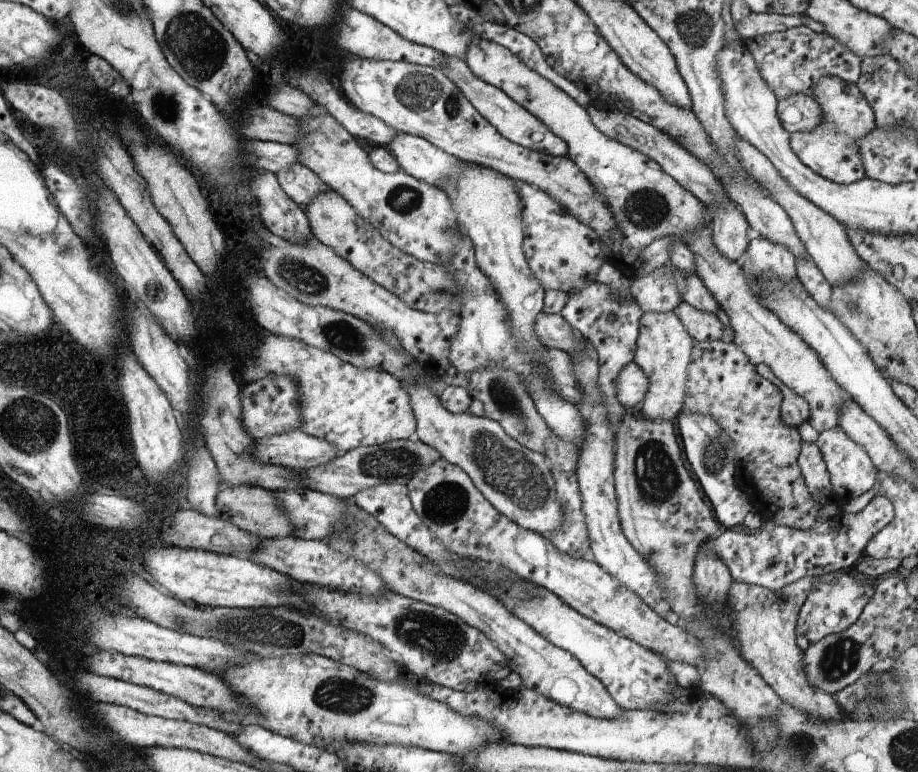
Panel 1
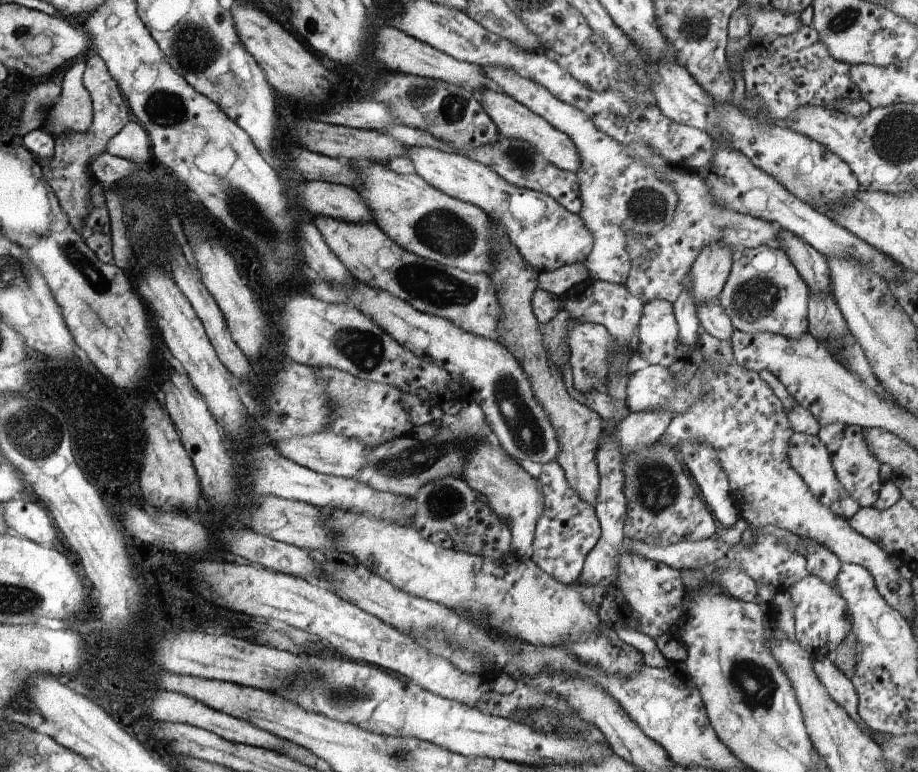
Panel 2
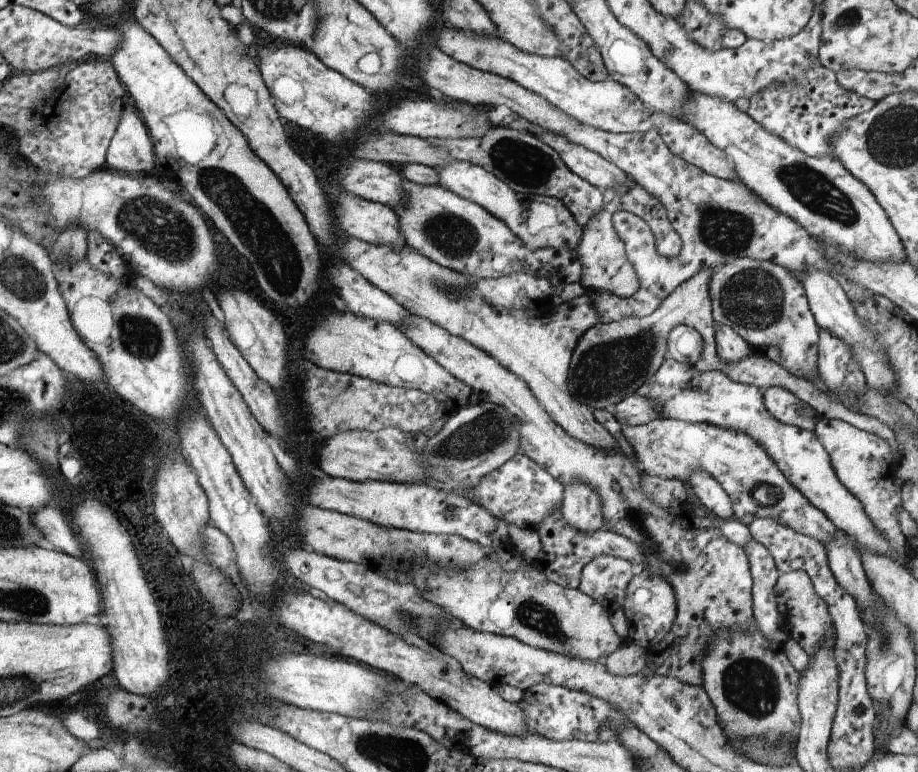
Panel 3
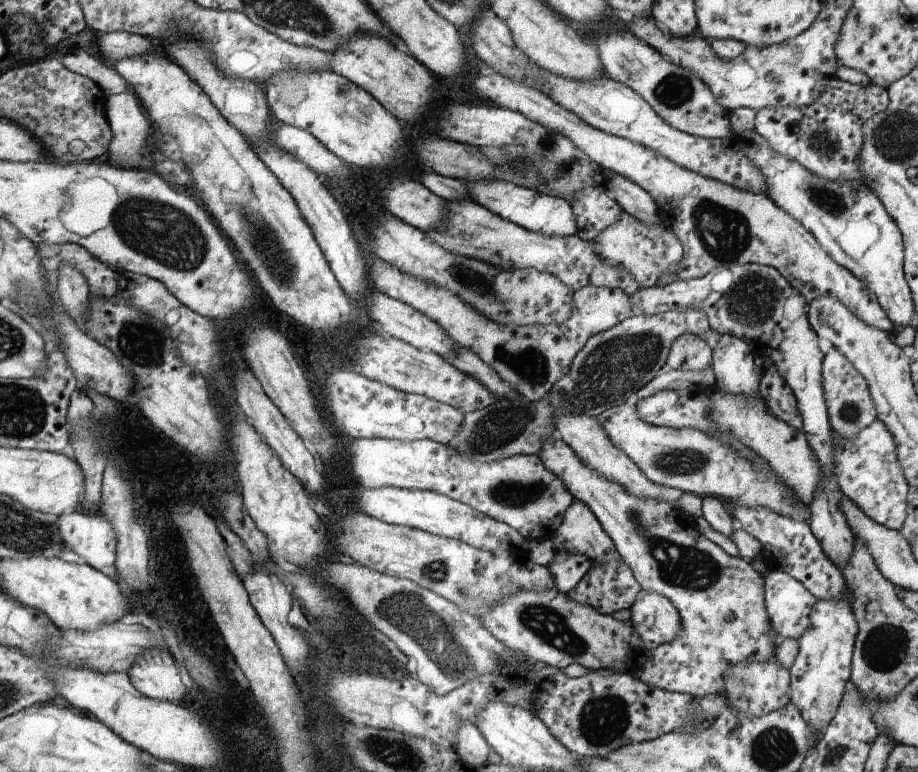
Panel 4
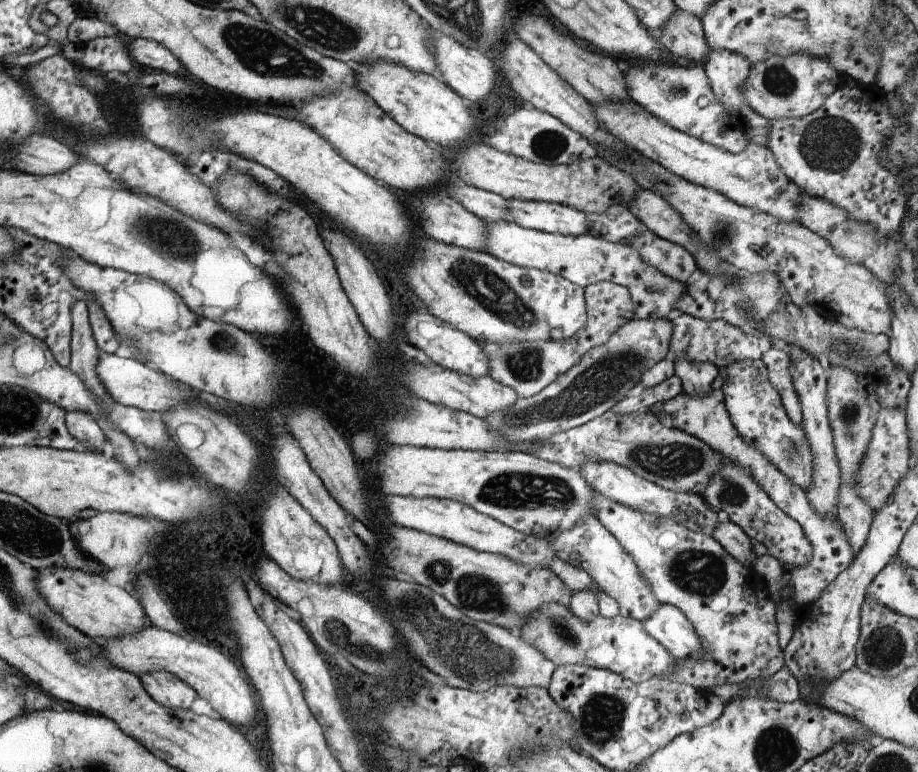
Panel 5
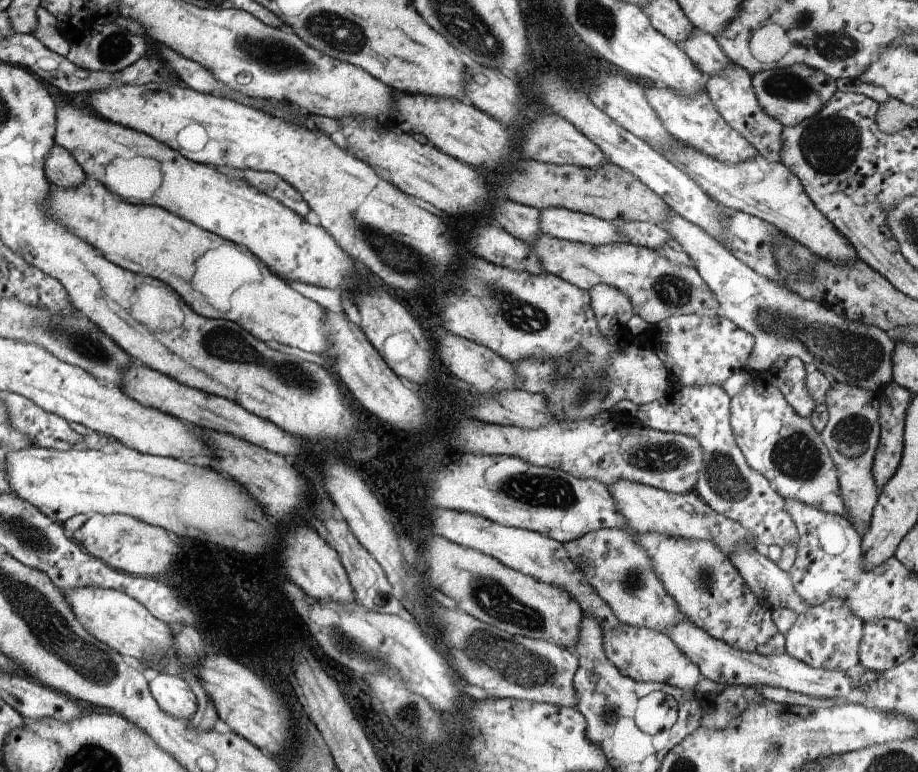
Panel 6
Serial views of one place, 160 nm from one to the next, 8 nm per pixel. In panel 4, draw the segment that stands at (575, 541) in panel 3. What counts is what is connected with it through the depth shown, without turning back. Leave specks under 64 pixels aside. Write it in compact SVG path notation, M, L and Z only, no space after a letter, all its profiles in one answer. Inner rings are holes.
M555 550L553 561L547 564L553 576L554 589L563 593L572 590L593 565L593 560L580 553Z

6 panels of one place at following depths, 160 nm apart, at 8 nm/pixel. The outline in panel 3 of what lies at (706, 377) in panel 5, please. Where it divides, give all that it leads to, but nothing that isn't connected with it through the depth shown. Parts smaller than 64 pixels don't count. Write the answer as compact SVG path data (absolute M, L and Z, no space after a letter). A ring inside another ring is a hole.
M678 325L669 334L668 358L692 365L699 360L704 346L700 332L690 325Z

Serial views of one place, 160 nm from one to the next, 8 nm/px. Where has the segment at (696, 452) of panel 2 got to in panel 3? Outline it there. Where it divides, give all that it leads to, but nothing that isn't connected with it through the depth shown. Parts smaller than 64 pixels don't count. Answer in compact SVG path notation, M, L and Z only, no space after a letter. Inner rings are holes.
M702 469L692 474L688 482L696 500L716 518L722 521L734 518L729 494L710 473Z

